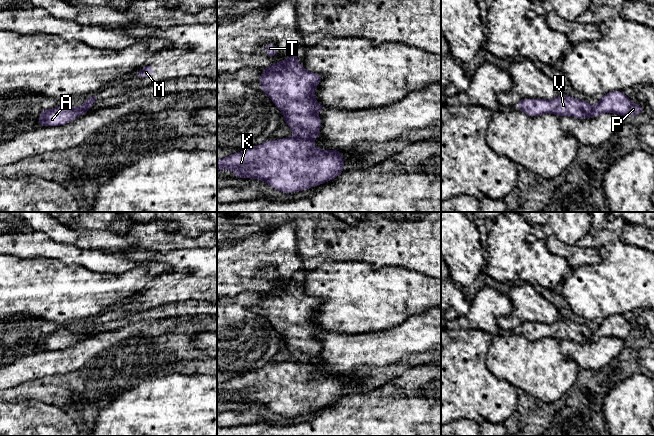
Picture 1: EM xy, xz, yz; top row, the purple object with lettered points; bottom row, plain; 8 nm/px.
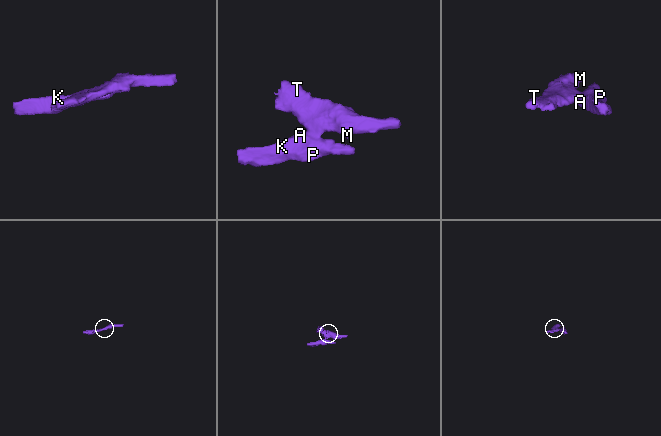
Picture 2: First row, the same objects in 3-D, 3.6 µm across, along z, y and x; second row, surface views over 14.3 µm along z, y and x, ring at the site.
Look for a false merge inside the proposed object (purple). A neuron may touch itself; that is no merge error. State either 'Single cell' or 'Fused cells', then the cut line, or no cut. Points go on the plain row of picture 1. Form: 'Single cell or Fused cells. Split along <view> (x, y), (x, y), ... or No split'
Fused cells. Split along xz (297, 361), (309, 367)

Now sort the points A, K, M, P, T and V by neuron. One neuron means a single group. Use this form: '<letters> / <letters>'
A K P / M T V

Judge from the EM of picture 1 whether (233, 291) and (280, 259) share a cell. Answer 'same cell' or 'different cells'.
same cell

